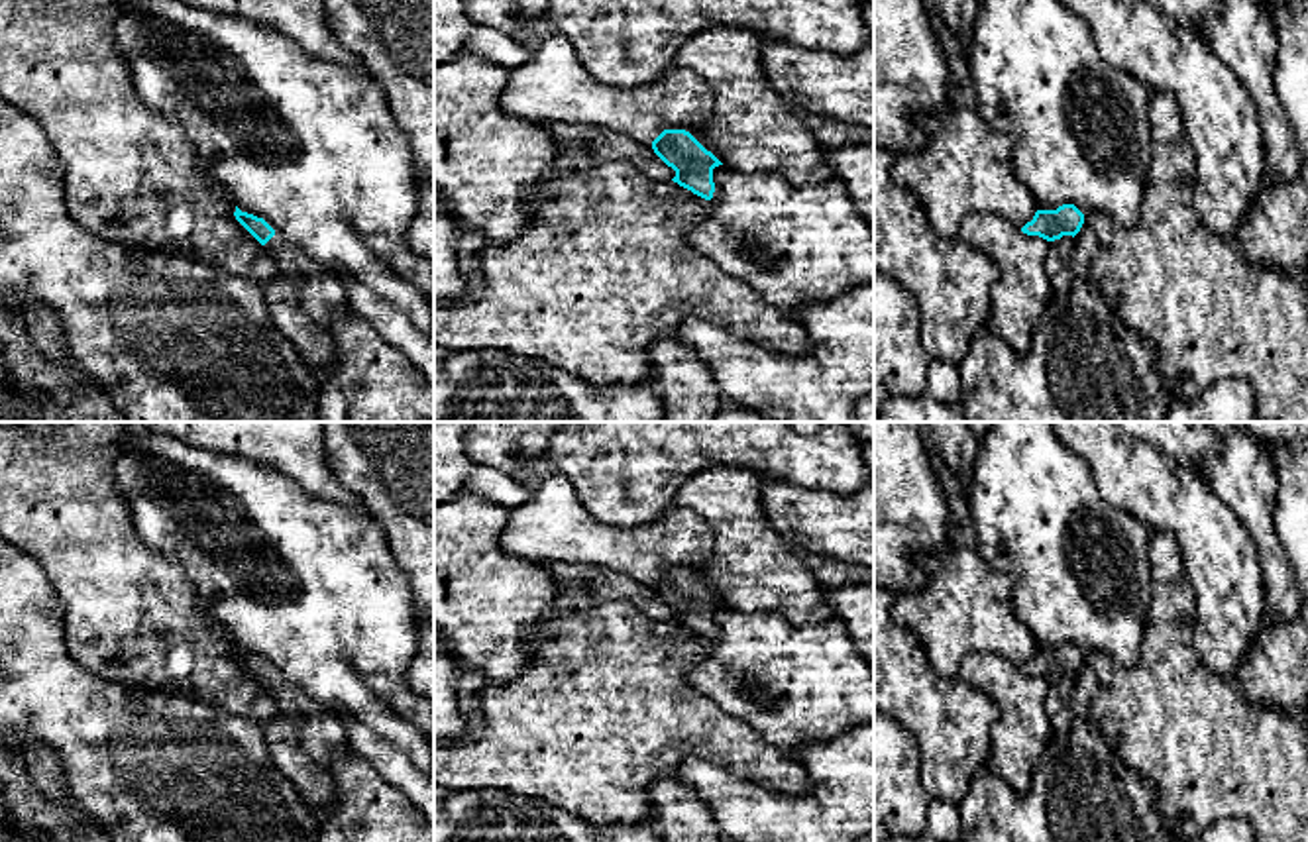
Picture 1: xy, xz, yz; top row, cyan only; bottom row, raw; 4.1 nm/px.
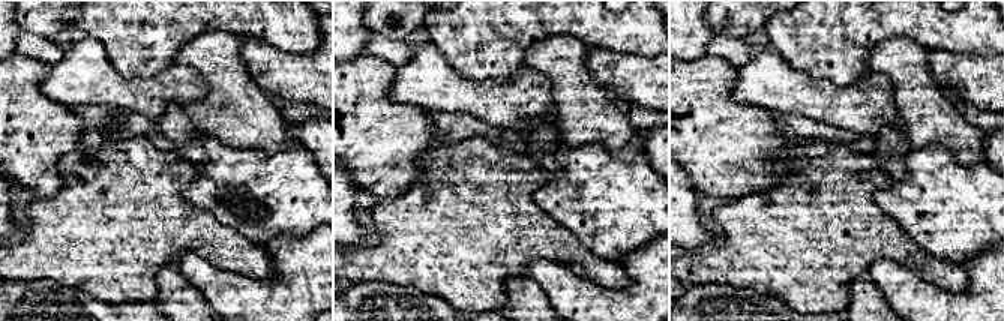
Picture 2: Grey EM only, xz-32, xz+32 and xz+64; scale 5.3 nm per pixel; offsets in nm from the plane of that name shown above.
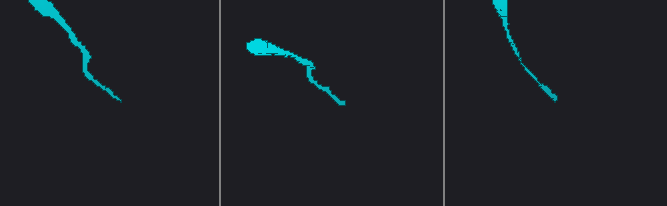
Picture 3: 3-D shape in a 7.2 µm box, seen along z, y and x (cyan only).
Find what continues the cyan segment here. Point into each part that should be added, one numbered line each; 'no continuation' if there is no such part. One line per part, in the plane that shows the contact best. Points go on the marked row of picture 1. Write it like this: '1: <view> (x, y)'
1: xy (321, 289)

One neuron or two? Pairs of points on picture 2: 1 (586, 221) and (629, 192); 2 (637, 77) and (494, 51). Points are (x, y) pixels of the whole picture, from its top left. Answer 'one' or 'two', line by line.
1: one
2: two

